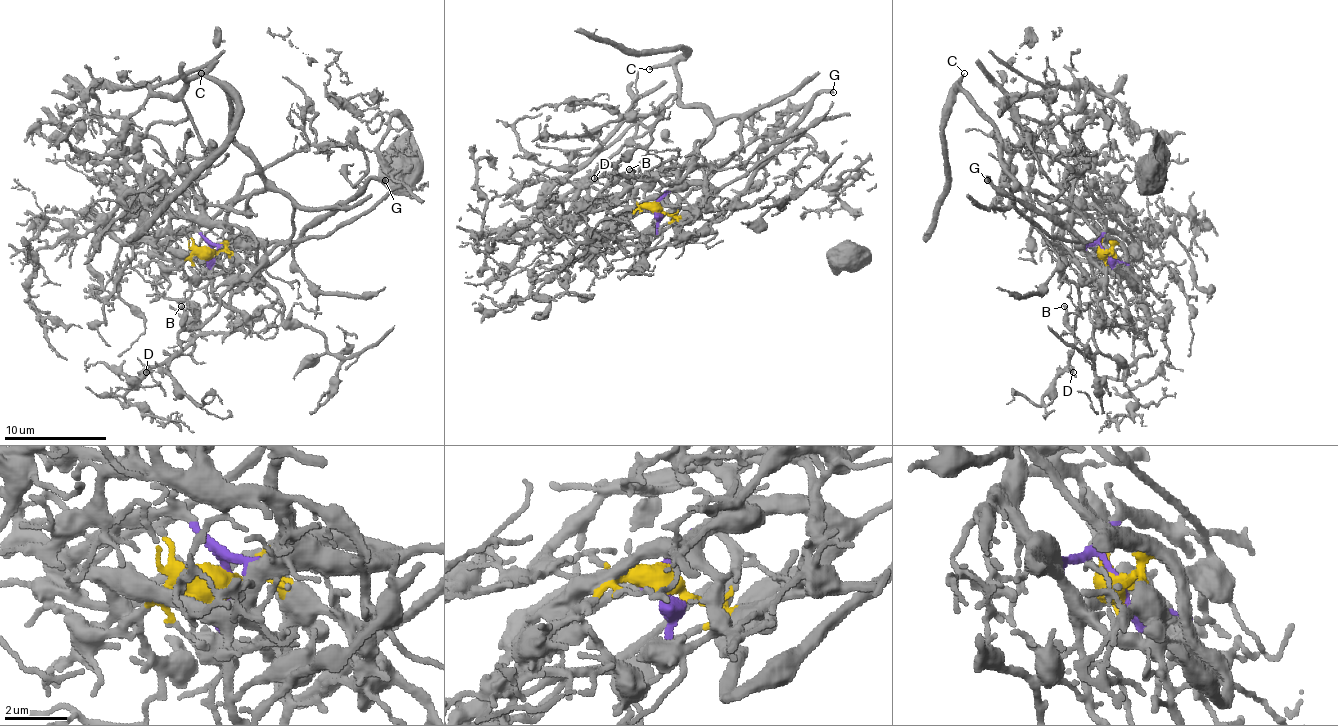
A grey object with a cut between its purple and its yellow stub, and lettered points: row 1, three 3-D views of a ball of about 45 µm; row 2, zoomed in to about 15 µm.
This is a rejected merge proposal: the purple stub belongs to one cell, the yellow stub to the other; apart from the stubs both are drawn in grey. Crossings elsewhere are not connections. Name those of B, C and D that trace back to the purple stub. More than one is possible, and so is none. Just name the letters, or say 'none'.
none

